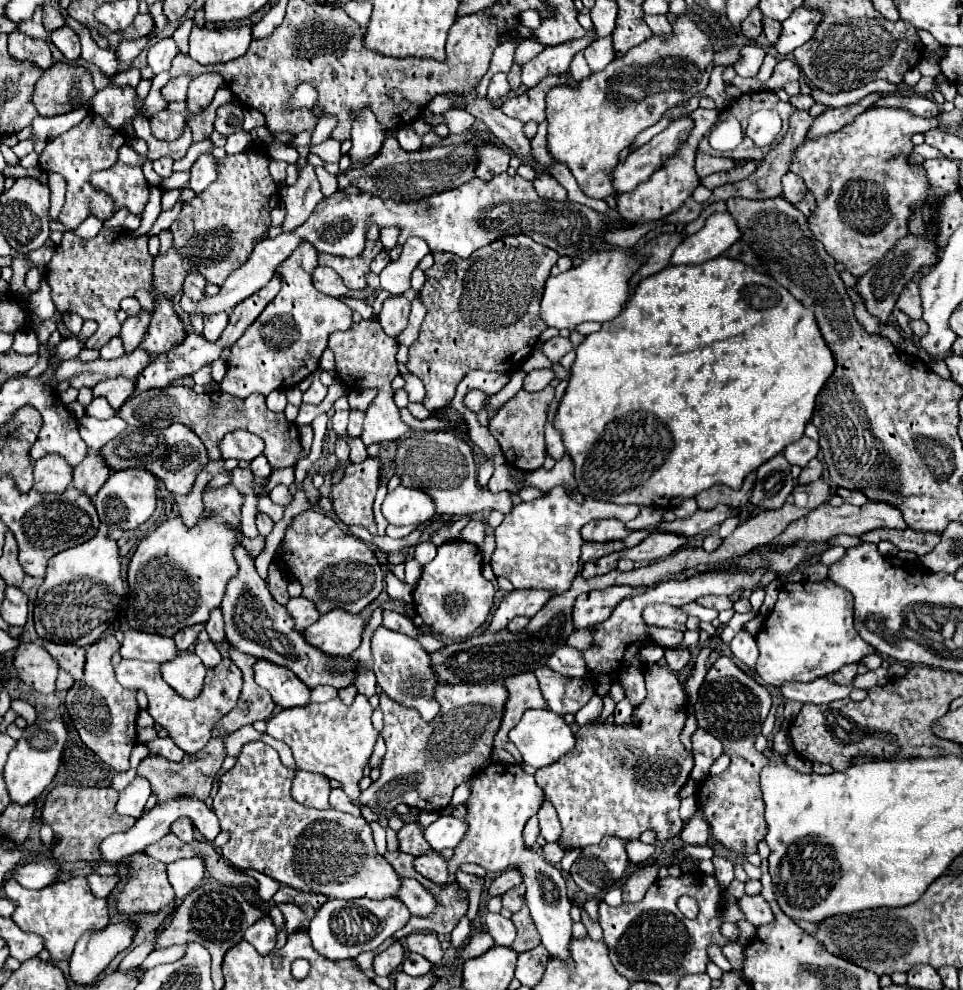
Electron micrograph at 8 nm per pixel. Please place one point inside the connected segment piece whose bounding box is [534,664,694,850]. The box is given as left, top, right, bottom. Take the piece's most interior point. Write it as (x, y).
(620, 781)

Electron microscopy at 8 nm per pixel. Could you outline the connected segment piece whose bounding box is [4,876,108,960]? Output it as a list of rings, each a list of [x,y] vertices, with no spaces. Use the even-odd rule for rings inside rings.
[[[76,876],[68,882],[52,884],[50,888],[42,888],[38,892],[22,888],[16,880],[8,880],[4,884],[4,892],[10,900],[16,902],[16,910],[12,920],[24,930],[44,938],[44,948],[50,952],[52,960],[68,960],[74,952],[78,938],[90,930],[102,930],[108,926],[108,906],[106,900],[96,898],[90,892],[90,886],[84,876]]]

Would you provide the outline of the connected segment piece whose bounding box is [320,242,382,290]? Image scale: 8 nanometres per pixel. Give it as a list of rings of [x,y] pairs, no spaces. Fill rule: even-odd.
[[[366,242],[366,248],[358,258],[348,260],[348,258],[342,258],[342,256],[320,254],[320,264],[336,270],[350,290],[362,290],[362,288],[366,288],[366,278],[364,276],[366,276],[368,268],[370,268],[370,262],[374,260],[374,256],[380,250],[382,250],[380,242],[376,242],[376,244]]]

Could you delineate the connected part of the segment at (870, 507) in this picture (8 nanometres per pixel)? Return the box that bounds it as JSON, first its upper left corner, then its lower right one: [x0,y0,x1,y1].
[772,500,906,544]

